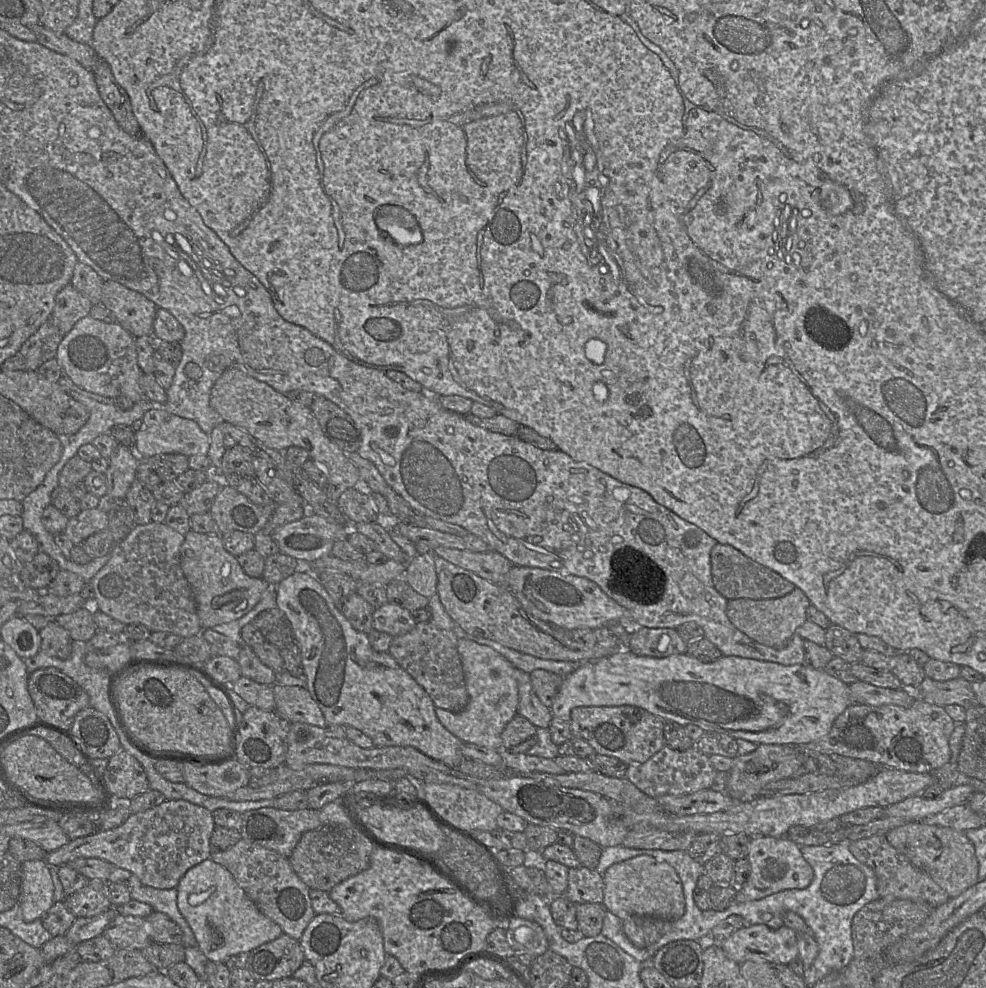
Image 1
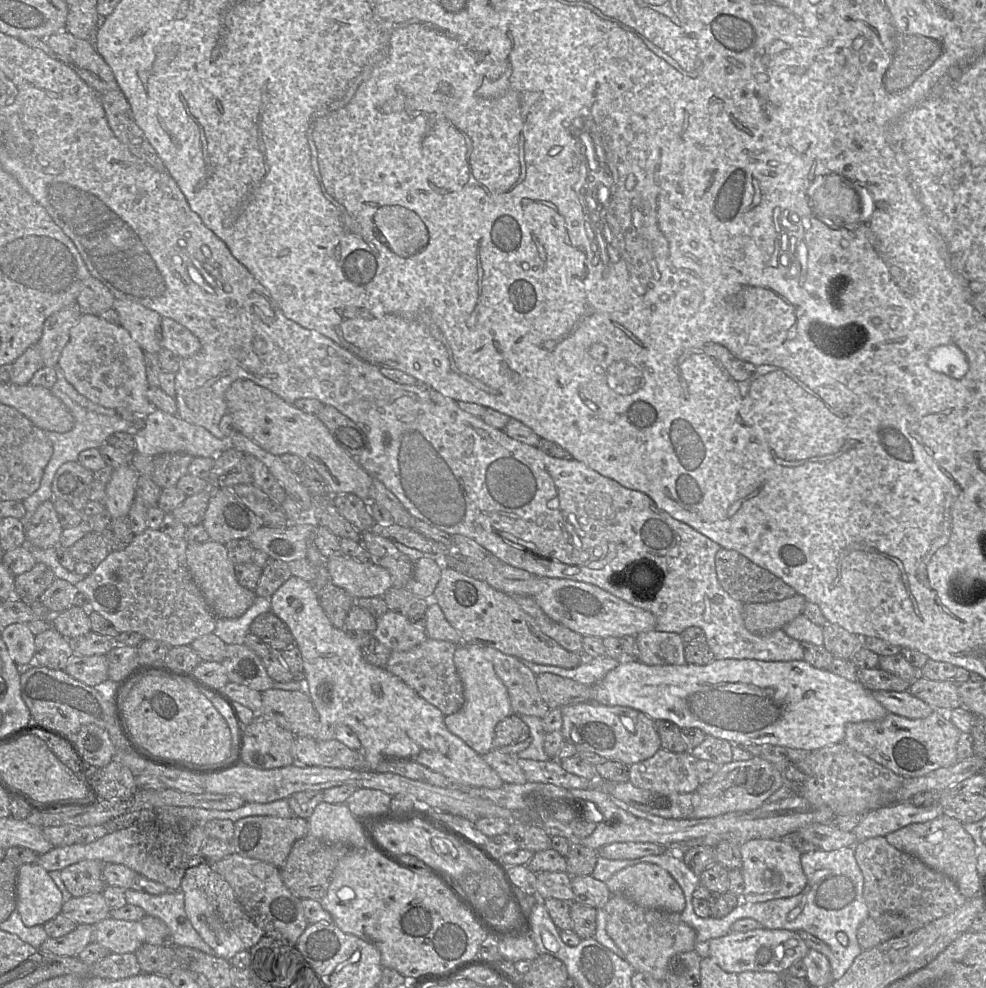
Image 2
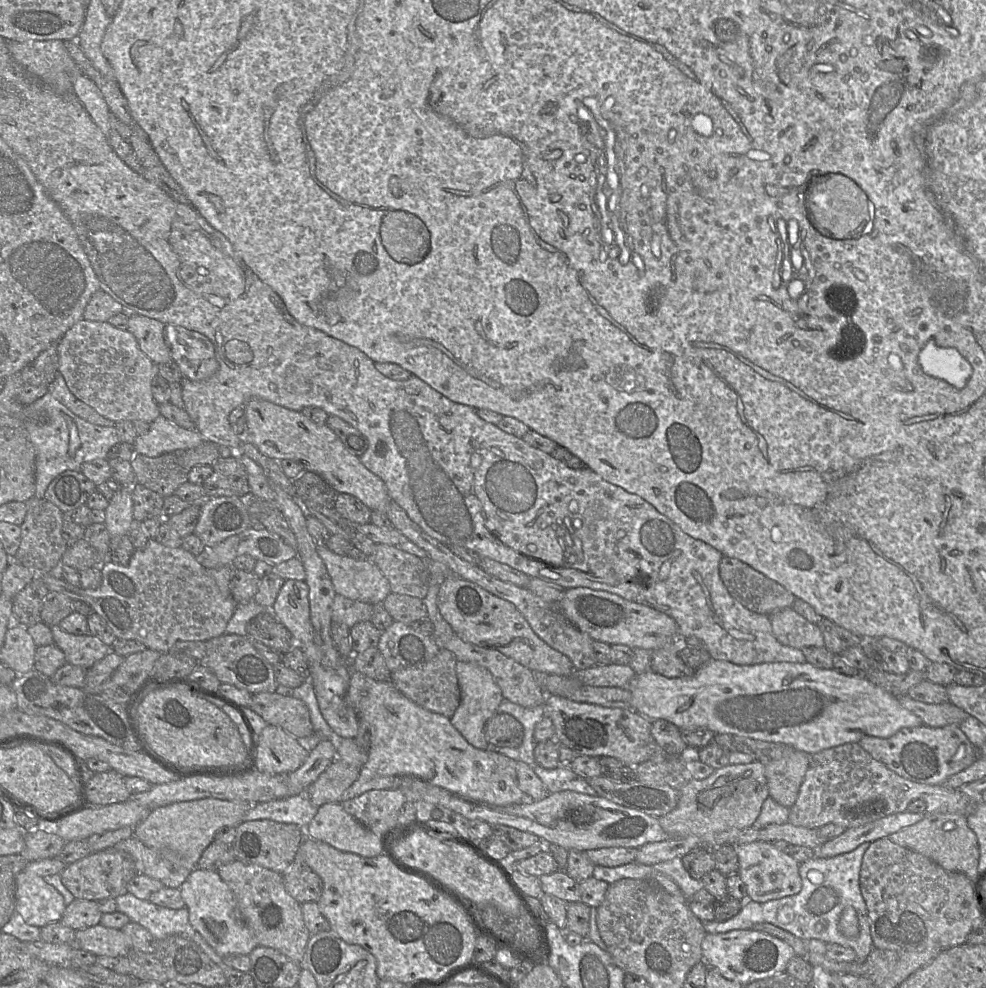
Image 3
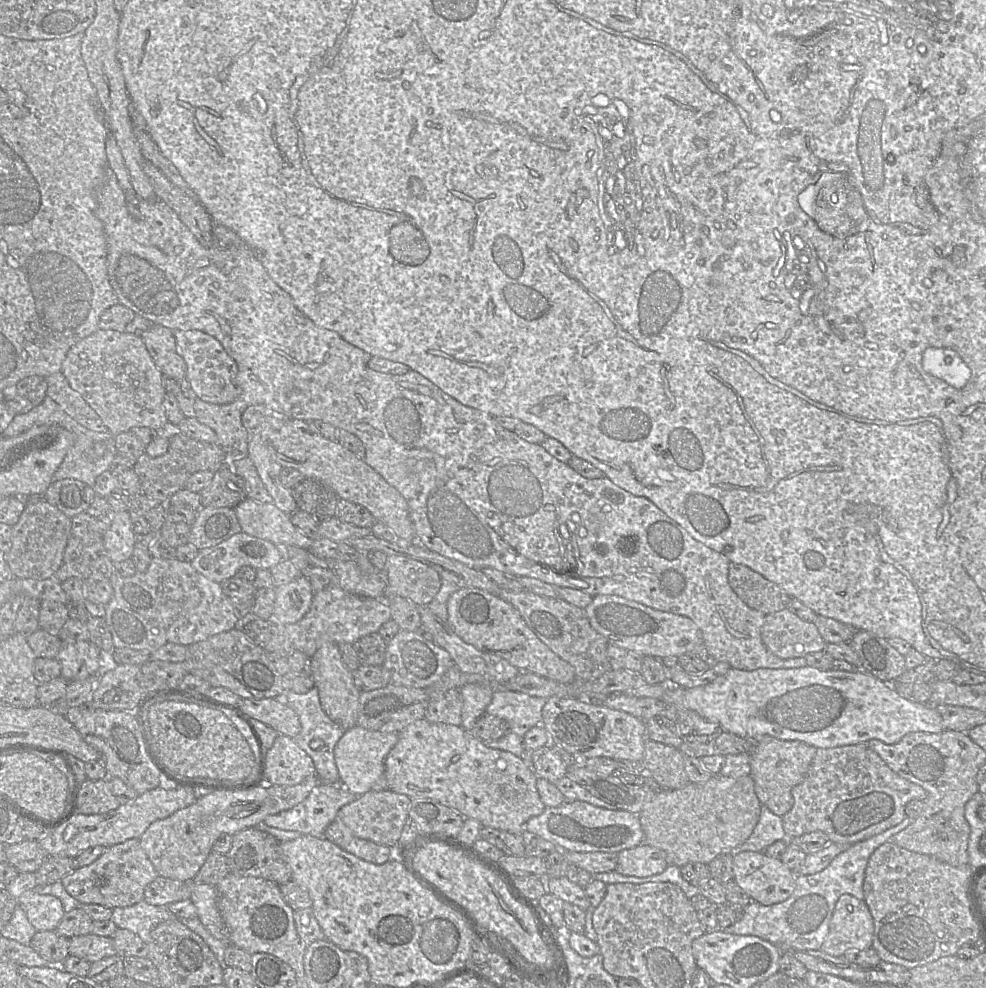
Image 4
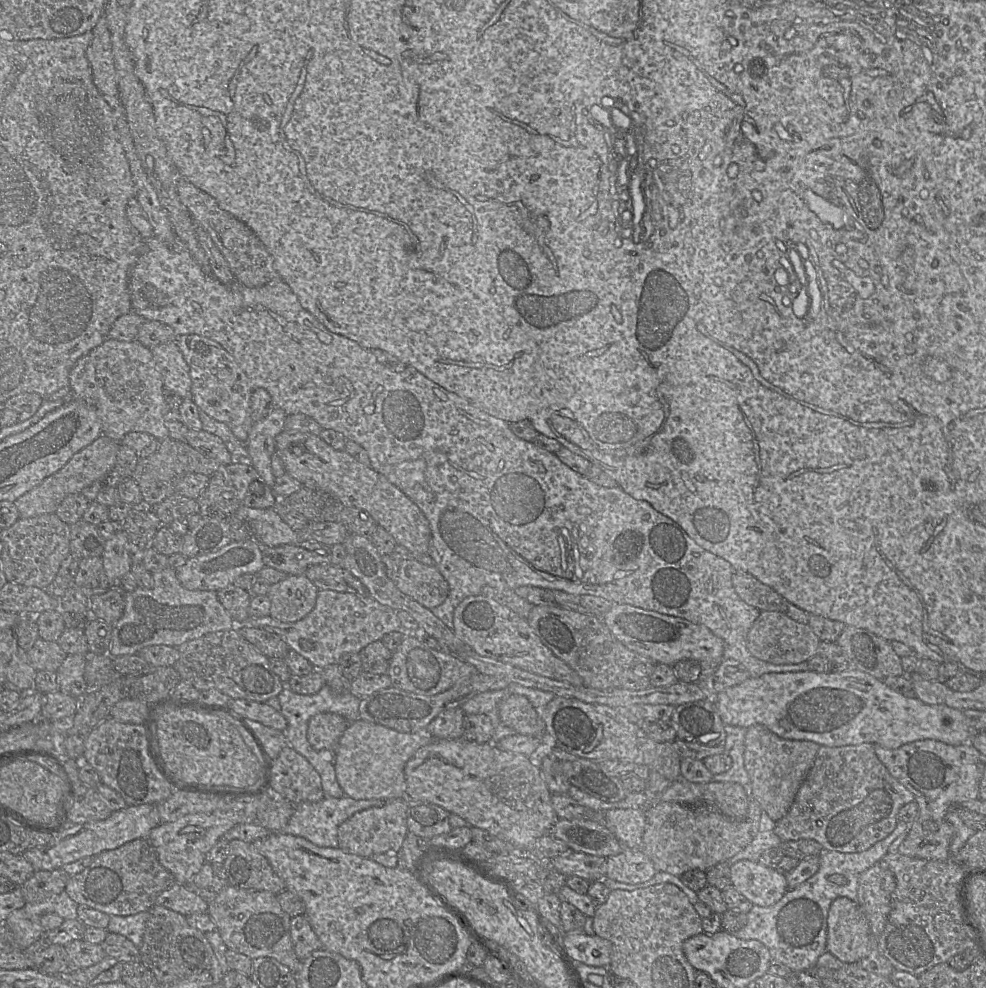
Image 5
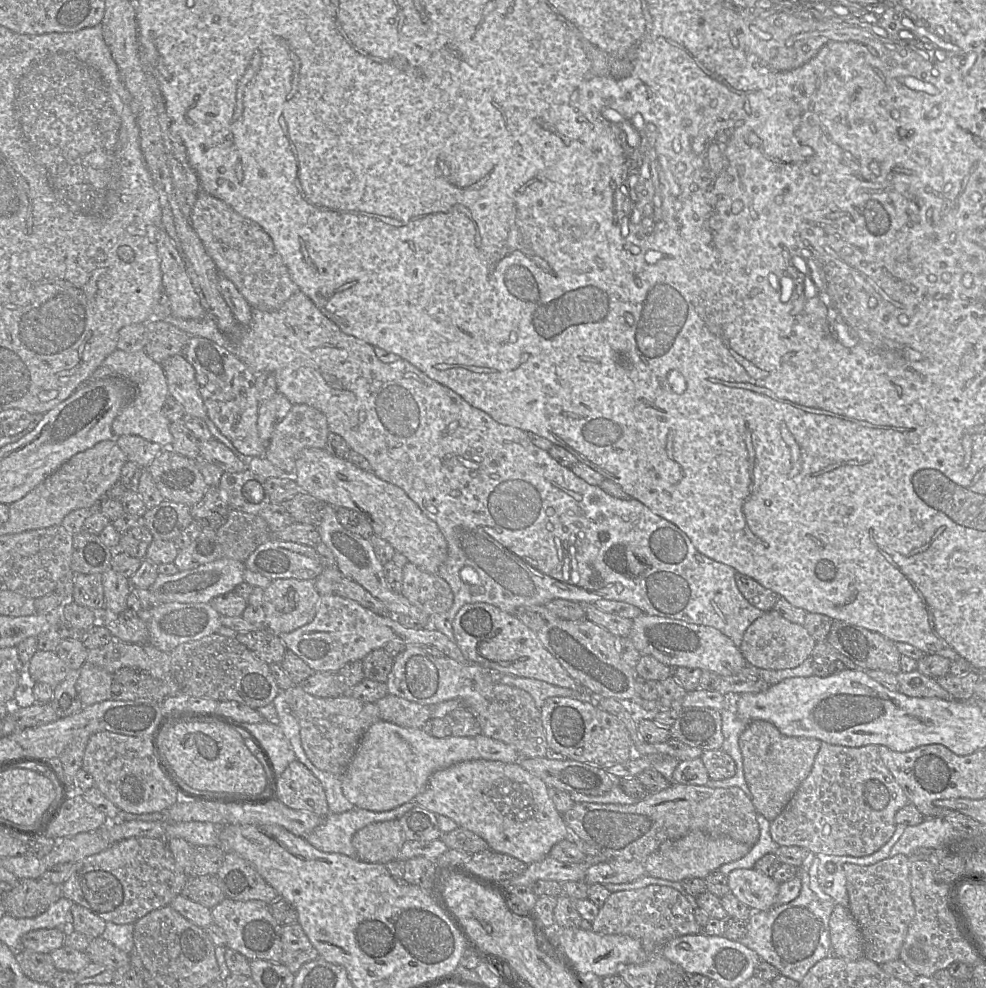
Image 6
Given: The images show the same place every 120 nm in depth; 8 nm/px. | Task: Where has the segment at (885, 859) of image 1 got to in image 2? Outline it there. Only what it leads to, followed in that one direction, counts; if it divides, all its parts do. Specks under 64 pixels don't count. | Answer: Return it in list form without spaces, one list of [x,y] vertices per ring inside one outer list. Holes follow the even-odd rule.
[[[877,836],[856,843],[854,855],[864,877],[863,897],[869,916],[885,925],[894,936],[909,934],[951,914],[967,901],[951,878],[898,850],[886,837]]]

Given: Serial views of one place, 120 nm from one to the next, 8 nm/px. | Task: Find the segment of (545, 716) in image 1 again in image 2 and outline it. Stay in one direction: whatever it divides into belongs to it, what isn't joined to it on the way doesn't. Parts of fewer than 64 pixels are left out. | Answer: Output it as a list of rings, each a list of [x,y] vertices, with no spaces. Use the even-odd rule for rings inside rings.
[[[483,646],[485,656],[492,662],[494,671],[507,688],[512,712],[516,715],[529,715],[543,719],[550,708],[542,699],[534,674],[520,659],[506,655],[490,646]]]

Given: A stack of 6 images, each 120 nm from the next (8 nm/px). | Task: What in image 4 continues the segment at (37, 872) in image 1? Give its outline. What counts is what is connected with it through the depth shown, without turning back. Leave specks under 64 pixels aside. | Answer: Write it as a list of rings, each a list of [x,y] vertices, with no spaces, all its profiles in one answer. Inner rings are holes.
[[[35,890],[22,893],[17,899],[17,906],[23,909],[37,931],[55,930],[65,913],[58,898]]]

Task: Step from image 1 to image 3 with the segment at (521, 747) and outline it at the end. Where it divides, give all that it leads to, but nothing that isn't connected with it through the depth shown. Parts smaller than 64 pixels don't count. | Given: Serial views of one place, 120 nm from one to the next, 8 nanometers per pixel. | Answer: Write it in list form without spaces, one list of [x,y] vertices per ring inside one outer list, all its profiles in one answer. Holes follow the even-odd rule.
[[[496,713],[485,724],[484,733],[489,745],[519,747],[524,738],[522,724],[510,714]]]

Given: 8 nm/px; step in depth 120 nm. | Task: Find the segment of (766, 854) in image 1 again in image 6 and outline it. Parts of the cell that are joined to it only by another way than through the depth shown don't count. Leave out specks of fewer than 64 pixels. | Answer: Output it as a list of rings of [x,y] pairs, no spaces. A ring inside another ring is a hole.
[[[754,868],[735,869],[727,875],[730,892],[752,911],[765,911],[774,906],[780,884]]]

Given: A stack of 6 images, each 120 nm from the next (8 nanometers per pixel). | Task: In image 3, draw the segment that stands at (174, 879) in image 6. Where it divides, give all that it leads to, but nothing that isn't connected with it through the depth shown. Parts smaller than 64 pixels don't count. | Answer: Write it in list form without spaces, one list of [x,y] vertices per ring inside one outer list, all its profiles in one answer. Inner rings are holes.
[[[115,849],[90,853],[84,858],[66,865],[60,873],[62,884],[75,899],[99,901],[116,899],[127,893],[127,885],[137,874],[133,860],[124,852]]]

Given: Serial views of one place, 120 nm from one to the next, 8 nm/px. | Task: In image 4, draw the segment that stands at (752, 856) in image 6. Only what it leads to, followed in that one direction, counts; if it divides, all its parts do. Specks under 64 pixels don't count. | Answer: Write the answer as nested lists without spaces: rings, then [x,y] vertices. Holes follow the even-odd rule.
[[[763,804],[760,809],[759,821],[752,834],[733,851],[733,855],[743,851],[764,852],[774,842],[787,839],[782,817],[774,814]]]

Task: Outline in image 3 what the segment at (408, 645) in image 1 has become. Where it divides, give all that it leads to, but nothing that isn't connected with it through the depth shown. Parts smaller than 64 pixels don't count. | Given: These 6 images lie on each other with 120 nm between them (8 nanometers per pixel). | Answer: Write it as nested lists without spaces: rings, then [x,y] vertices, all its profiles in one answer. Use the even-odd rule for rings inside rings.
[[[441,648],[432,660],[421,666],[391,672],[391,682],[402,694],[417,705],[450,719],[461,701],[461,691],[456,674],[457,661],[456,656],[451,651]]]

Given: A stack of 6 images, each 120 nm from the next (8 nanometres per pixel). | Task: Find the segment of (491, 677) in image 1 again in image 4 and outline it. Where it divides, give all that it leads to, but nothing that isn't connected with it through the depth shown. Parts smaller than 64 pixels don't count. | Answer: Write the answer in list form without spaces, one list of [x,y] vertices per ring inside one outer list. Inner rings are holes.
[[[466,684],[460,688],[463,707],[461,727],[471,731],[477,719],[483,715],[490,704],[493,688],[489,685]]]

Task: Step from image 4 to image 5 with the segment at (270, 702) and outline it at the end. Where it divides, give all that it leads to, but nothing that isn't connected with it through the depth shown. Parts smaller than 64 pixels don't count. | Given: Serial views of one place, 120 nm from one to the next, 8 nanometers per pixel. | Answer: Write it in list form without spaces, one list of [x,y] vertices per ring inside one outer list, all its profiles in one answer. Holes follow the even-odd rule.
[[[232,699],[226,707],[247,720],[259,722],[267,727],[284,731],[287,720],[281,712],[275,710],[267,703],[260,703],[245,699]]]

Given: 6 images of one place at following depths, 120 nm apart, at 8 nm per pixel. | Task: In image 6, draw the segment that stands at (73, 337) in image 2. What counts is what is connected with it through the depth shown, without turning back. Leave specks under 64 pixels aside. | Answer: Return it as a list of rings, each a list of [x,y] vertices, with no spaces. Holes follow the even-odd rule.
[[[117,348],[95,370],[91,380],[105,378],[125,379],[134,388],[133,399],[113,421],[112,431],[114,436],[137,435],[161,445],[163,449],[170,448],[173,443],[173,436],[170,430],[171,422],[162,411],[164,403],[169,396],[169,391],[162,365],[154,361],[145,350],[127,352]]]

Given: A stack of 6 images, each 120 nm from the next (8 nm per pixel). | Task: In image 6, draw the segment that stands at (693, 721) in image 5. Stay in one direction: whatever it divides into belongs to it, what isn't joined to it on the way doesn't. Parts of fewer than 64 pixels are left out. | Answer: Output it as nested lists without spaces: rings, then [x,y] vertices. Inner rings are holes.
[[[686,707],[680,710],[670,727],[671,738],[703,751],[722,749],[721,714],[708,707]]]

